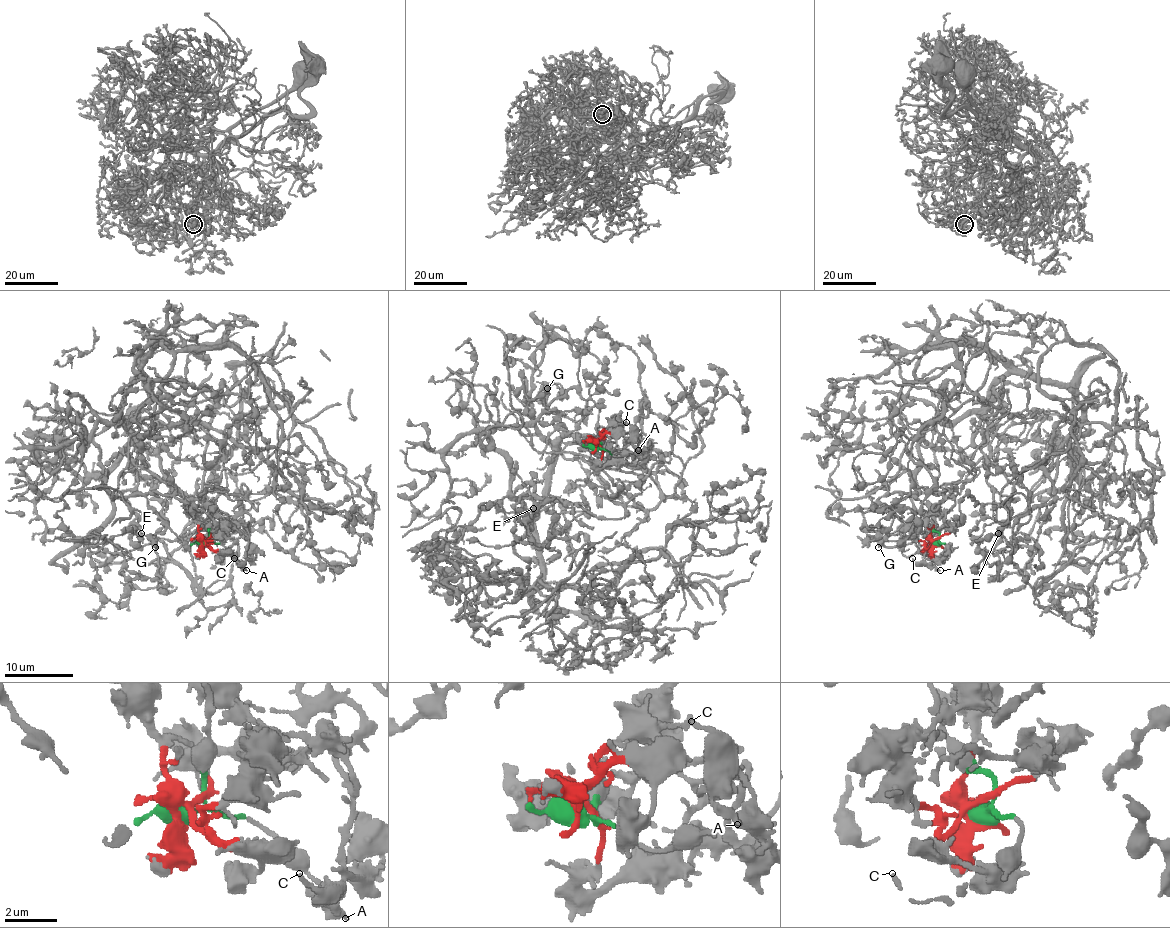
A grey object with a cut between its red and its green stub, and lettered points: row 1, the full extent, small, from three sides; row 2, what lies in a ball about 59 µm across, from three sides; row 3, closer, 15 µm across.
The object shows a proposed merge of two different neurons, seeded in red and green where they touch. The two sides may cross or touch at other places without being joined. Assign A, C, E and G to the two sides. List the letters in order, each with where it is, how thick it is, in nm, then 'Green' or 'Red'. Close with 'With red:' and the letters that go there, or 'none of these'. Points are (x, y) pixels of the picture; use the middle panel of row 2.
A: Place: (638, 450). Thickness 320 nm. Red
C: Place: (626, 422). Thickness 110 nm. Red
E: Place: (533, 508). Thickness 280 nm. Green
G: Place: (547, 388). Thickness 320 nm. Green
With red: A, C

